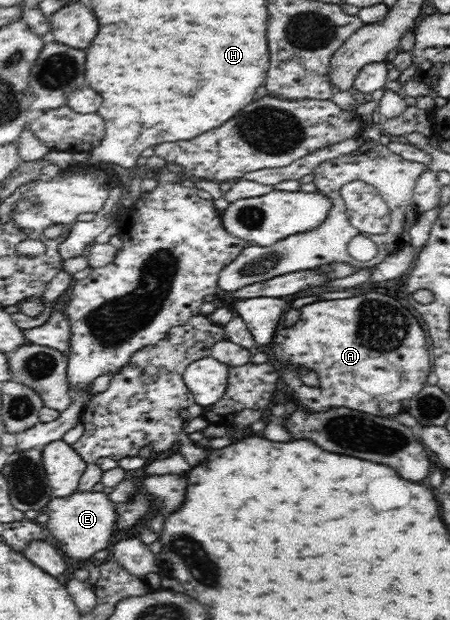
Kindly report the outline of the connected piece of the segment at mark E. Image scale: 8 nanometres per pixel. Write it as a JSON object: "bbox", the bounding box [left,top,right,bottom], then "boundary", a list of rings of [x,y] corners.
{"bbox":[43,490,117,561],"boundary":[[[106,490],[76,492],[69,498],[54,497],[45,508],[49,519],[43,525],[59,544],[62,554],[76,561],[88,561],[95,552],[109,548],[113,526],[117,522],[115,503],[106,496]]]}

